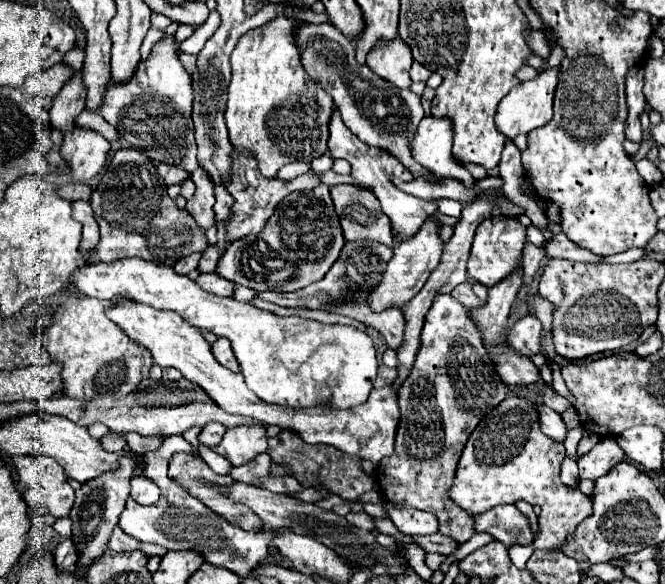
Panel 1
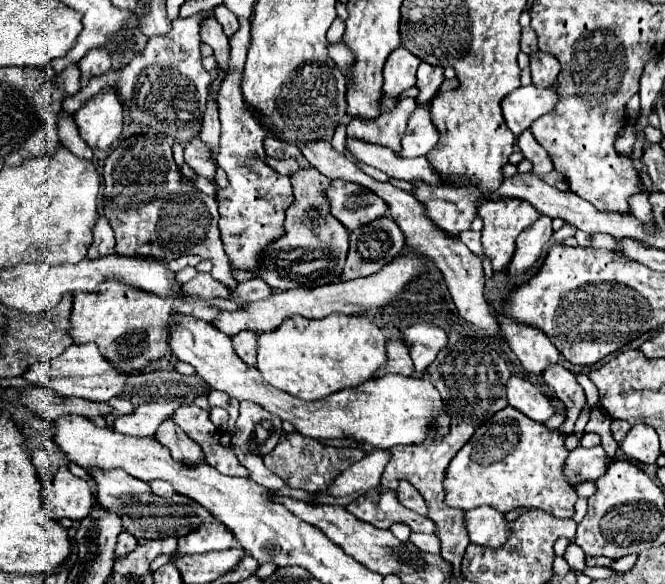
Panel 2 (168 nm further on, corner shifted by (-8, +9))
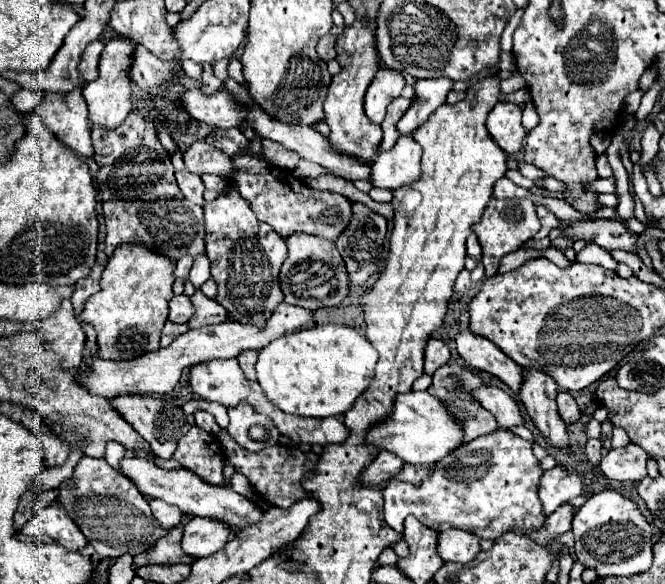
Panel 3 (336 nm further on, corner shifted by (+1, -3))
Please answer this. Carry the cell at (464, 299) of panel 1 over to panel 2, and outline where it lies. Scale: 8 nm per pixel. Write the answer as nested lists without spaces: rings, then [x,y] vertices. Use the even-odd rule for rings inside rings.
[[[496,314],[498,324],[502,328],[502,336],[512,348],[512,352],[522,362],[524,370],[536,376],[542,376],[542,372],[560,362],[560,352],[554,348],[554,344],[538,330],[526,324],[516,324],[504,314]]]

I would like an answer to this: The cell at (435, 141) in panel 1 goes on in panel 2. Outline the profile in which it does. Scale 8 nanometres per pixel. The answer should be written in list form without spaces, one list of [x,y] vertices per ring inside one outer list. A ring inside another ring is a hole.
[[[418,106],[408,120],[408,128],[402,138],[402,148],[396,154],[402,158],[426,156],[426,152],[430,152],[436,146],[438,136],[440,134],[436,132],[430,120],[430,112],[424,106]]]

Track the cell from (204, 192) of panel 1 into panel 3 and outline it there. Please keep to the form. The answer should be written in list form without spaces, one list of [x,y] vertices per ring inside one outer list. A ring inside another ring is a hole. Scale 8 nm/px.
[[[205,62],[205,64],[203,64],[203,94],[209,96],[211,92],[217,92],[221,86],[223,86],[223,82],[221,82],[219,78],[213,76],[213,72],[211,72],[211,64]]]

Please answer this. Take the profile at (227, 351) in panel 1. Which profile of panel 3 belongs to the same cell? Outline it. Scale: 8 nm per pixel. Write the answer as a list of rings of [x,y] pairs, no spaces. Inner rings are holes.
[[[245,350],[237,356],[239,366],[243,370],[243,374],[247,376],[247,380],[255,380],[255,360],[257,360],[257,350]]]

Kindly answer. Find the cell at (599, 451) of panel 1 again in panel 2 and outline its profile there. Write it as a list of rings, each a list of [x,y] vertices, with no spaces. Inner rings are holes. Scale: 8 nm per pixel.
[[[602,446],[594,448],[576,448],[568,454],[564,462],[564,476],[568,484],[576,486],[586,480],[598,480],[606,472],[606,456]]]

